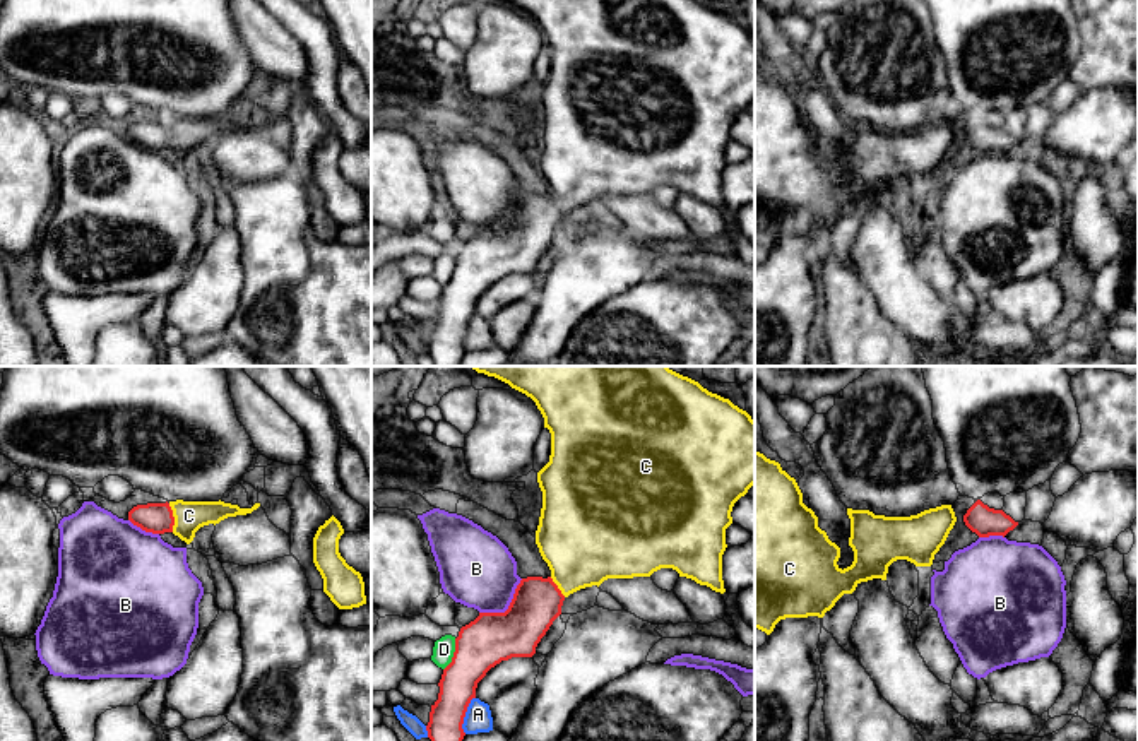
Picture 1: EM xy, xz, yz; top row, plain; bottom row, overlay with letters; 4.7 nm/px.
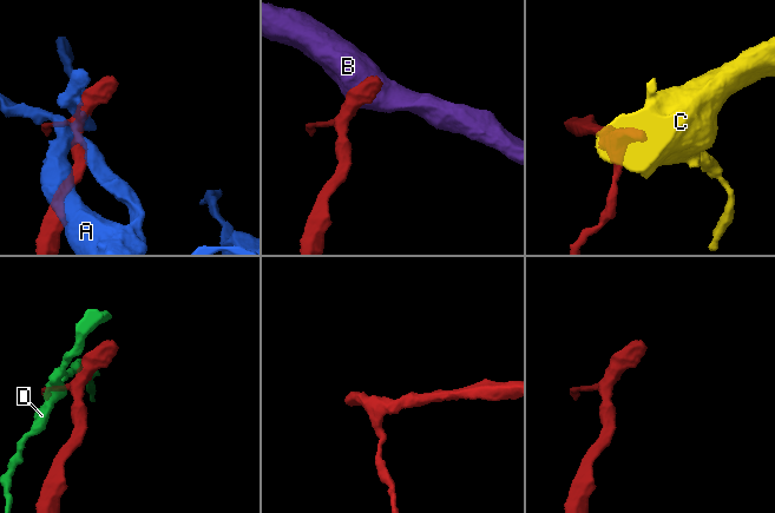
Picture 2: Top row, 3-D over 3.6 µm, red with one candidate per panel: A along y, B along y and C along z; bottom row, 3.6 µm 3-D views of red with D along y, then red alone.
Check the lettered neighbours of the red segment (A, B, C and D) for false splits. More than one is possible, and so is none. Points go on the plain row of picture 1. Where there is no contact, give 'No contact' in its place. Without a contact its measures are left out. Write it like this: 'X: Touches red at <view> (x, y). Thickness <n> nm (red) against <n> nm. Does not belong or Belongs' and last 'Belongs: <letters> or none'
A: Touches red at xz (464, 332). Thickness 180 nm (red) against 130 nm. Does not belong
B: Touches red at xz (509, 225). Thickness 240 nm (red) against 360 nm. Does not belong
C: Touches red at xy (173, 134). Thickness 140 nm (red) against 140 nm. Belongs
D: Touches red at xz (454, 271). Thickness 240 nm (red) against 100 nm. Does not belong
Belongs: C

